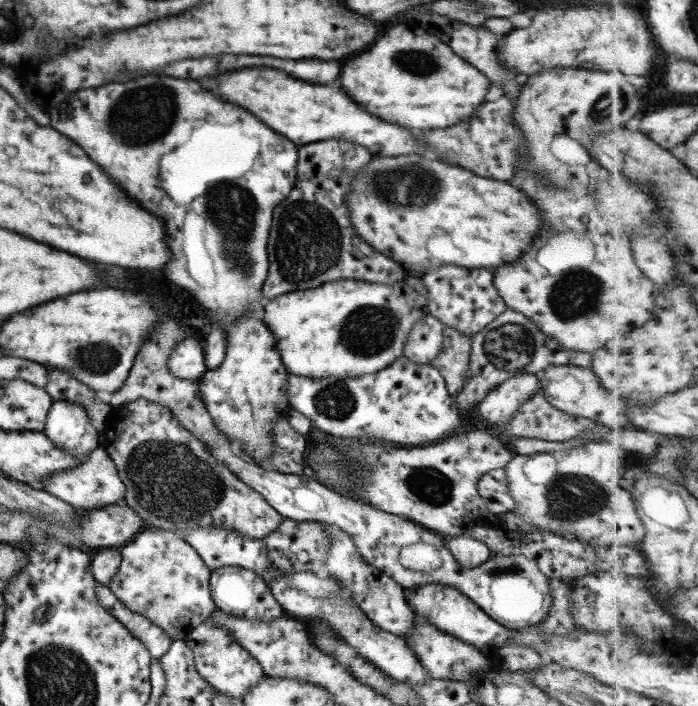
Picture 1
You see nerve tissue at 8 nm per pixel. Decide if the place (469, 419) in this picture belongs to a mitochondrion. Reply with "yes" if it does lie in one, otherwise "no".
no

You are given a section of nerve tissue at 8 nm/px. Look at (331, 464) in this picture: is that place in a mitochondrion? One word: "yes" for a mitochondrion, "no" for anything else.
yes

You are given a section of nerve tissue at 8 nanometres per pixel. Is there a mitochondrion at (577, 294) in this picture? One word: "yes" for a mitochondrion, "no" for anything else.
yes

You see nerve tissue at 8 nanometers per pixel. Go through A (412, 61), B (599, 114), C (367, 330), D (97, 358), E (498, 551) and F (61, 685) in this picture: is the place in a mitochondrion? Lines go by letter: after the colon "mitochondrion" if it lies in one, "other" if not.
A: mitochondrion
B: mitochondrion
C: mitochondrion
D: mitochondrion
E: other
F: mitochondrion

